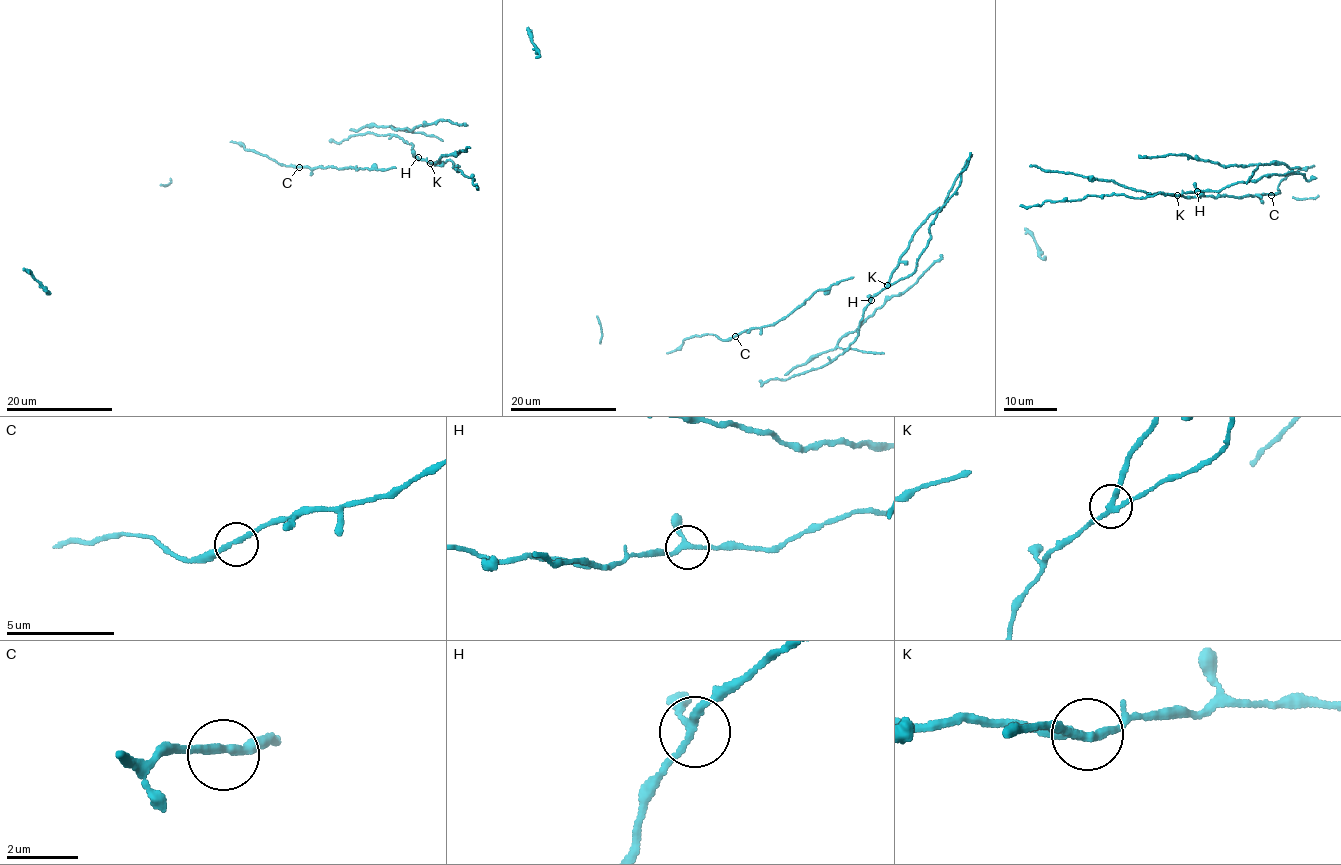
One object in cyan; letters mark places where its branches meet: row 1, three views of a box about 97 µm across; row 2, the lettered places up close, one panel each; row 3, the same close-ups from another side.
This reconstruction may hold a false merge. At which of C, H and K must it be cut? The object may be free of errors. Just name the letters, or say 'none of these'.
K

